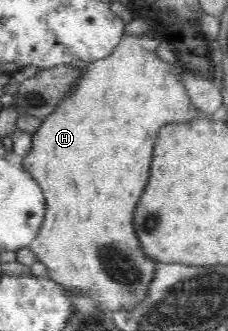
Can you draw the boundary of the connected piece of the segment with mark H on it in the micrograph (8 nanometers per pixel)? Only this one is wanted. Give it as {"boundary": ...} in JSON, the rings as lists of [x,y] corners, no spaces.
{"boundary":[[[145,32],[142,36],[123,34],[119,44],[109,56],[91,61],[84,68],[83,76],[77,80],[76,84],[73,84],[72,93],[59,102],[59,106],[47,115],[41,122],[41,126],[35,130],[35,133],[32,133],[33,144],[31,150],[27,156],[20,159],[25,171],[29,171],[41,185],[46,204],[45,218],[43,224],[41,224],[41,230],[30,242],[30,250],[34,252],[41,264],[45,264],[46,275],[51,280],[62,284],[75,295],[93,298],[103,314],[112,314],[127,308],[132,310],[137,304],[143,303],[148,296],[149,284],[155,276],[155,264],[157,262],[147,257],[143,253],[143,249],[139,248],[139,240],[137,240],[137,234],[135,234],[135,228],[133,228],[133,210],[135,210],[135,206],[137,206],[137,202],[139,202],[141,194],[147,186],[147,180],[149,180],[149,170],[151,170],[151,160],[153,160],[153,144],[157,140],[159,128],[165,126],[165,124],[193,122],[193,120],[197,120],[199,114],[199,110],[190,103],[189,93],[187,93],[182,81],[182,76],[186,72],[185,68],[178,62],[178,59],[173,64],[169,64],[156,55],[156,48],[161,43],[162,39],[158,33]]]}

